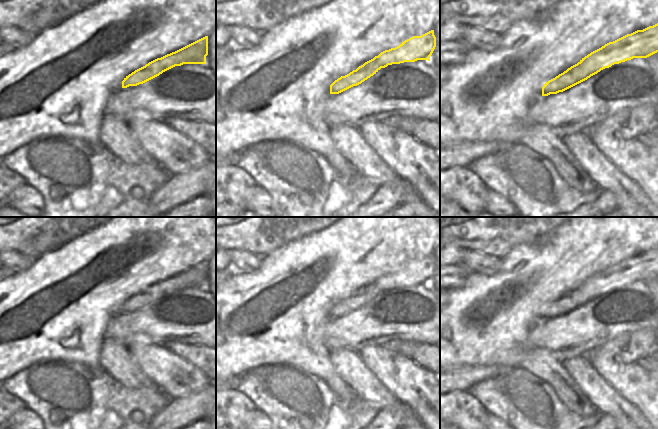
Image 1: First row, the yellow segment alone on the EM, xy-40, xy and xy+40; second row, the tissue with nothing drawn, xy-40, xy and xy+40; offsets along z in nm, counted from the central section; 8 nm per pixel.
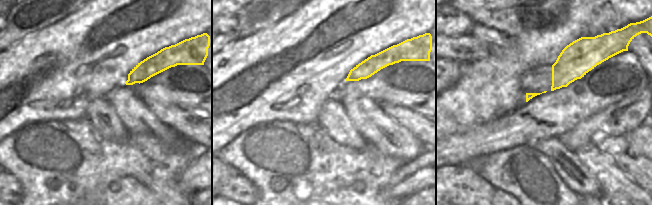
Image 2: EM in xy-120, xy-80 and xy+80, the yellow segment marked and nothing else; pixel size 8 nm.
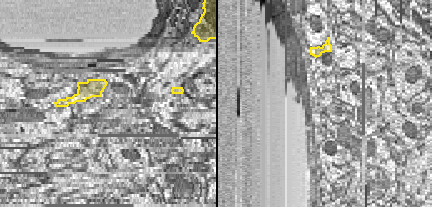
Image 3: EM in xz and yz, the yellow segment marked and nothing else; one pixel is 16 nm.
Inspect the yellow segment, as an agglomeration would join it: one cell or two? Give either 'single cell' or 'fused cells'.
fused cells

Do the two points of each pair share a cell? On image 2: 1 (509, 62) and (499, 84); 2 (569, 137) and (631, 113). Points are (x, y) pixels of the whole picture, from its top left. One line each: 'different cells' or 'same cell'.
1: same cell
2: same cell

